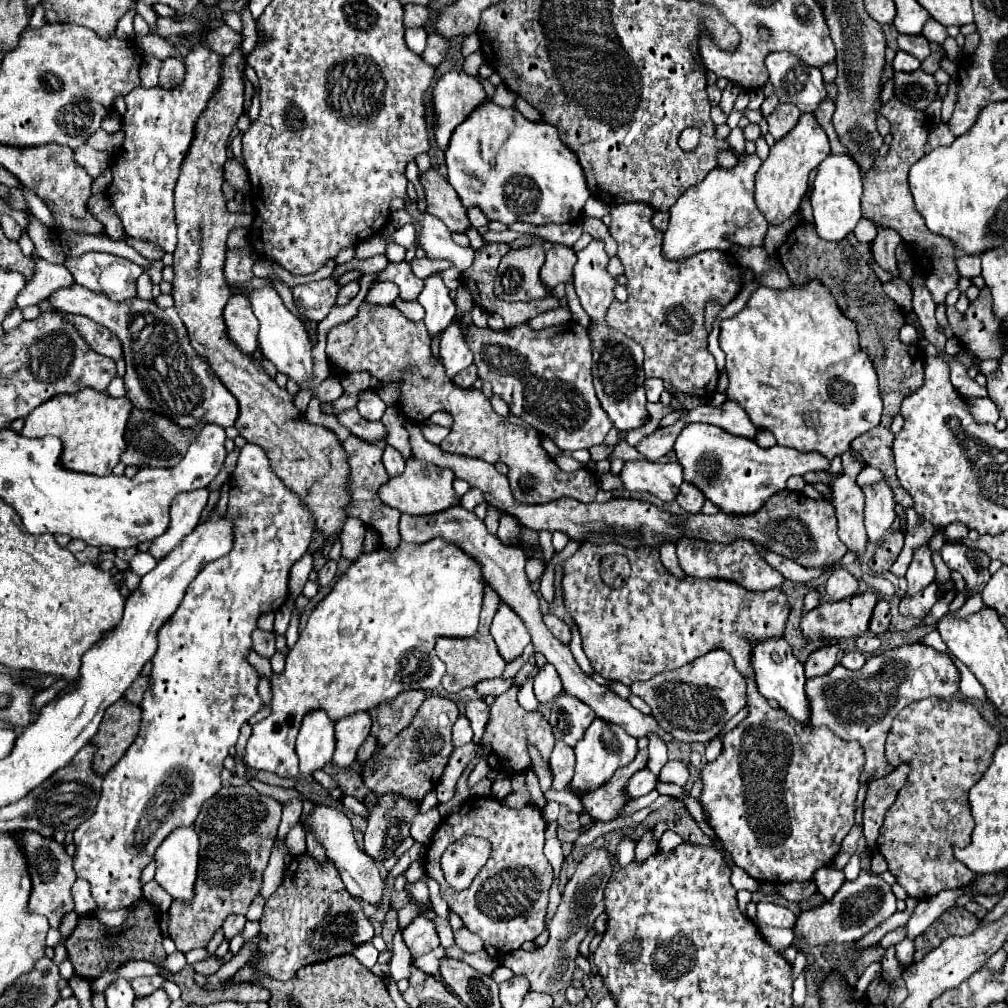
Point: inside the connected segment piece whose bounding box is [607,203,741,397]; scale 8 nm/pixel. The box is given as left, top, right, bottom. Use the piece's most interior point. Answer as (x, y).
(664, 311)

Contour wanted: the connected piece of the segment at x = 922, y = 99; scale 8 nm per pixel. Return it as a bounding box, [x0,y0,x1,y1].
[893,69,937,111]

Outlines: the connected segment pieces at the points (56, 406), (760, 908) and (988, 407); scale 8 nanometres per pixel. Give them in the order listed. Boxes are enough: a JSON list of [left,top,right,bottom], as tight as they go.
[[23,391,133,475],[755,903,797,927],[965,397,999,423]]

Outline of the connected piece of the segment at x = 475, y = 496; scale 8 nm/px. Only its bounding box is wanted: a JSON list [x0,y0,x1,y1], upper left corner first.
[461,487,485,511]

